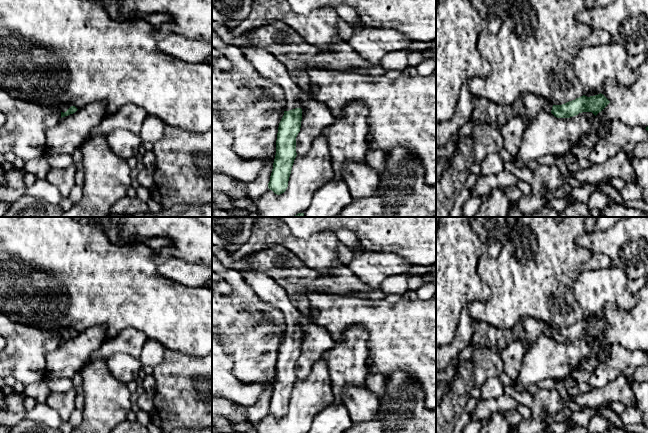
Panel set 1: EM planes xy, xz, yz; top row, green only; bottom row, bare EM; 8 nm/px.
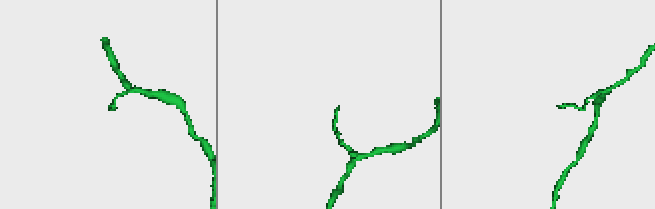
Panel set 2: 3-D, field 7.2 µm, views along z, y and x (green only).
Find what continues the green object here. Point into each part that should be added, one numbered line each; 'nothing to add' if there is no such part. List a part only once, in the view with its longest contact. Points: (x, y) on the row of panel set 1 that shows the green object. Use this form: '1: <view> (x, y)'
1: xz (267, 65)

